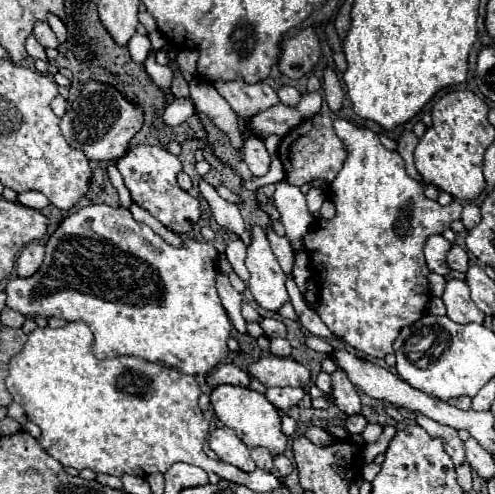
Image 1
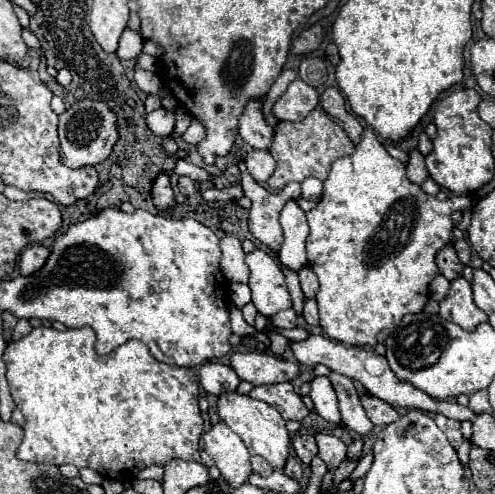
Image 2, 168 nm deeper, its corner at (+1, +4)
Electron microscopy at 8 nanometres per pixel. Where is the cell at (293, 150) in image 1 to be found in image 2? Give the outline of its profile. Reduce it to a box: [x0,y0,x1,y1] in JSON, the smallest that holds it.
[267,108,355,190]

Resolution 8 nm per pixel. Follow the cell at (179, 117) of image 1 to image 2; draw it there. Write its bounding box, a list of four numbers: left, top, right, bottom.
[147,108,175,136]

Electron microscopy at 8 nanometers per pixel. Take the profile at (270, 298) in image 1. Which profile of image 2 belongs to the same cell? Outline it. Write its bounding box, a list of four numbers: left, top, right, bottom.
[247,250,291,318]

